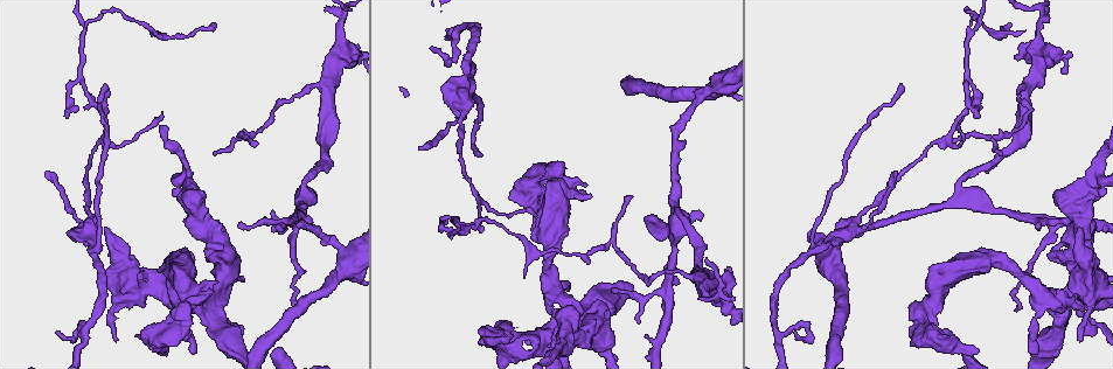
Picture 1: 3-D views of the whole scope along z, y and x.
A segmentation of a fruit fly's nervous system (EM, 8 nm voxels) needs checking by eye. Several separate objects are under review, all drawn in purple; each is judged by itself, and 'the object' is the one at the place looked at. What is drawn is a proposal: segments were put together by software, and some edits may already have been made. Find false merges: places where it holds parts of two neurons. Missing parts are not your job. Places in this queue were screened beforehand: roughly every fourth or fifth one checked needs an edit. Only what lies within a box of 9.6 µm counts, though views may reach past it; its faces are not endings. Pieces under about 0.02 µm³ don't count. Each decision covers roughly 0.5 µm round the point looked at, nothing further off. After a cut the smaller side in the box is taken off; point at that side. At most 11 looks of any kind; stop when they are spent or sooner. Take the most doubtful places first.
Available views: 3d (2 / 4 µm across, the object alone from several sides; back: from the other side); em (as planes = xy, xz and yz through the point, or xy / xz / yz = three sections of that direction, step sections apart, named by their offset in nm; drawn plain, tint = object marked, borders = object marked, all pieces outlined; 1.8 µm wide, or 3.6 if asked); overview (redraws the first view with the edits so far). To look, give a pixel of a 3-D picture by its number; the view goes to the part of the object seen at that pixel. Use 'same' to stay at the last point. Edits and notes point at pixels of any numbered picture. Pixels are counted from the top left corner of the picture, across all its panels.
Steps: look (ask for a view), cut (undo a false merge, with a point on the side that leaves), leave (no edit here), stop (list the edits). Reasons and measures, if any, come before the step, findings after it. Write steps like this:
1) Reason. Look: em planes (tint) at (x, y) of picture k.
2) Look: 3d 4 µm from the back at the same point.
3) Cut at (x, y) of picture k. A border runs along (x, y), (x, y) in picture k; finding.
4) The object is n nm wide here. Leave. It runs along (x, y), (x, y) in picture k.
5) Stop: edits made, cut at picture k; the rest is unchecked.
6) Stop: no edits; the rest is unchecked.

Closes a loop. Look: 3d 4 µm at (1068, 309) of picture 1.

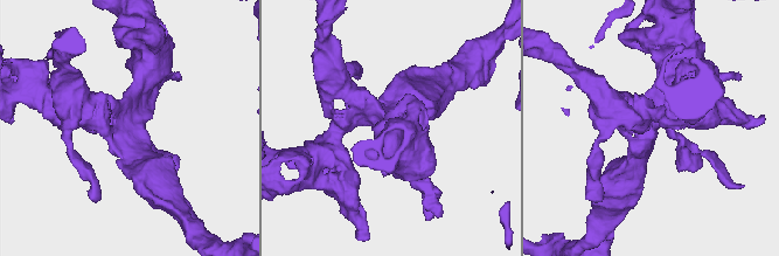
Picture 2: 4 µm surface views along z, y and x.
Shape alone is not enough. Look: em planes (plain) at (125, 119) of picture 2.

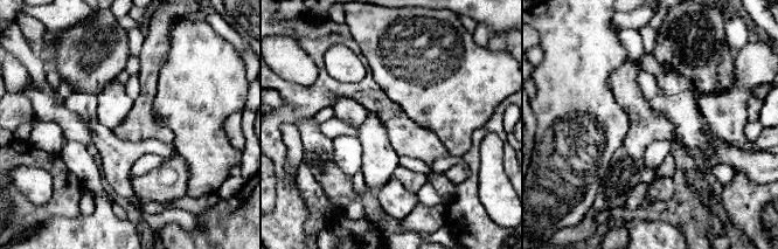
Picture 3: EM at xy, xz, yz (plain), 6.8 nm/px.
With the object marked. Look: em planes (tint) at the same point.

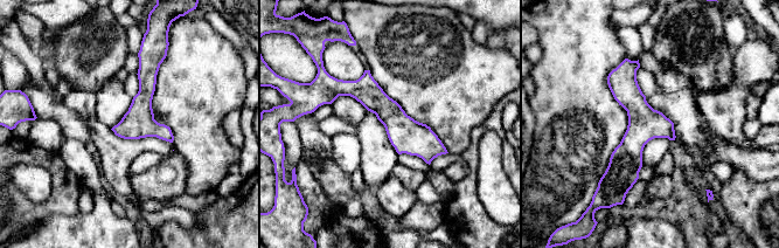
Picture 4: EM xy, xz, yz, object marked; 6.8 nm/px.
Leave. Continuous, no second neuron.

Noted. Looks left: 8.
Arms part here. Look: em yz step 4 (tint) at (96, 250) of picture 1.

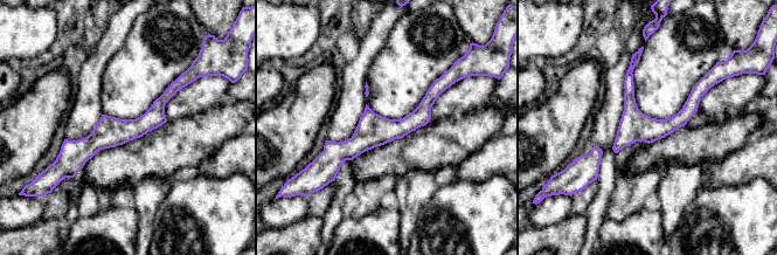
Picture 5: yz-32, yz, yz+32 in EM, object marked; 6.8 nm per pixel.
Another direction. Look: em xz step 16 (tint) at the same point.

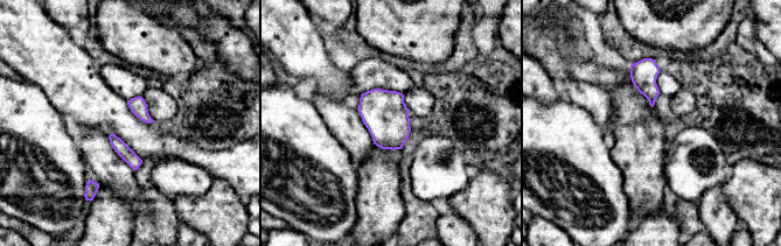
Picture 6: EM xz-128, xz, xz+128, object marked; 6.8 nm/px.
Leave. All the same neuron.

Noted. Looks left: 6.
Three-way junction. Look: em planes (borders) at (304, 195) of picture 1.

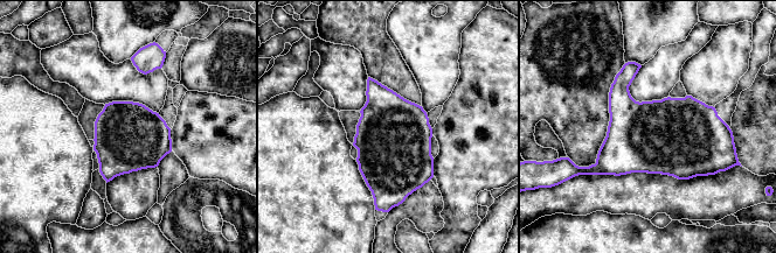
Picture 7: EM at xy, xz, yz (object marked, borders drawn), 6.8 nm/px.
Leave. All the same neuron.

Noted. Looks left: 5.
Calibre changes. Look: 3d 2 µm from the back at (546, 268) of picture 1.

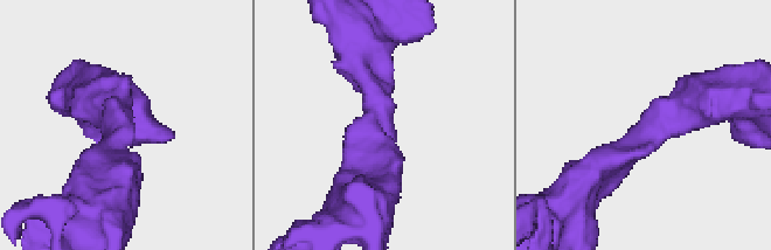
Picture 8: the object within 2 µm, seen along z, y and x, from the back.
The arms are 340, 360 nm wide; need the tissue. Look: em 3.6 µm planes (plain) at (645, 132) of picture 8.

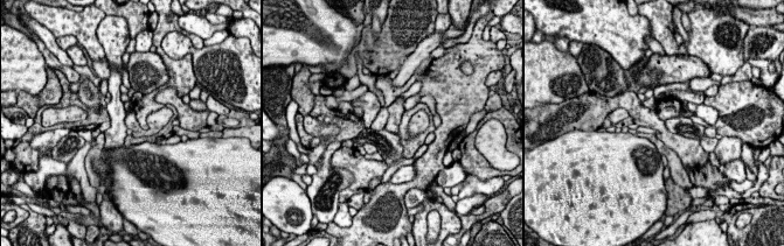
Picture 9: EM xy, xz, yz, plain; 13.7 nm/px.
Look: em 3.6 µm planes (tint) at the same point.

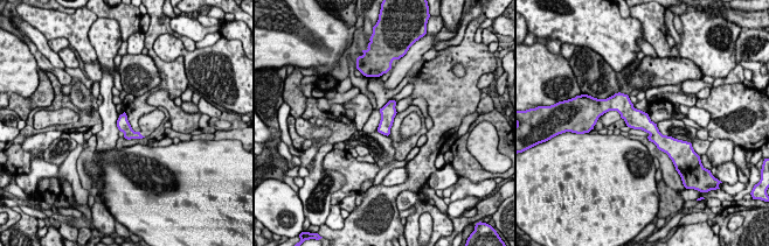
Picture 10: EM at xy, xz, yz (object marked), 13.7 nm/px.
The object is 170 nm wide here. Leave. Continuous, no second neuron.

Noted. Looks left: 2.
Stop: no edits; the rest is unchecked.

